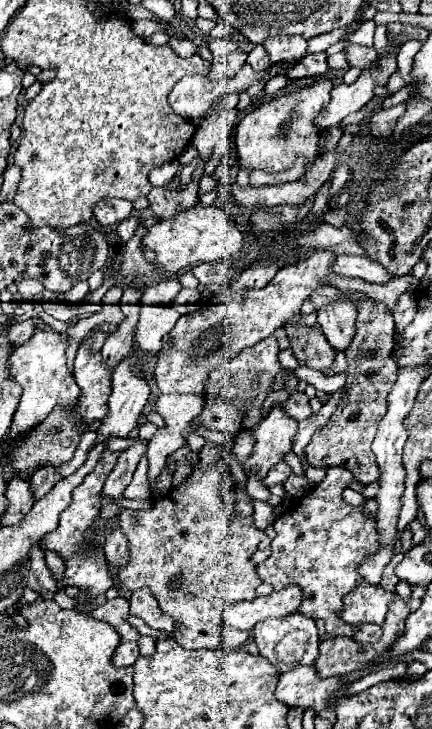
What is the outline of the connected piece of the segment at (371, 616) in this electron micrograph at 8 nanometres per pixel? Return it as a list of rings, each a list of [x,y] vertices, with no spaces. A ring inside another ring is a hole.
[[[364,582],[348,596],[344,596],[342,618],[350,624],[364,624],[364,622],[382,624],[388,614],[388,608],[396,598],[398,598],[396,592],[386,592],[380,586]]]

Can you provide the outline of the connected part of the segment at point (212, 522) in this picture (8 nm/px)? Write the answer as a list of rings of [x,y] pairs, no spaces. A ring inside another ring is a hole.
[[[184,444],[182,448],[178,448],[176,452],[172,452],[172,454],[168,456],[164,470],[162,470],[160,476],[156,478],[156,488],[154,488],[154,494],[152,494],[152,500],[150,500],[150,502],[152,502],[152,508],[144,508],[144,510],[122,510],[122,514],[120,514],[120,530],[122,530],[124,536],[128,538],[130,558],[128,558],[128,562],[126,562],[124,566],[118,566],[118,568],[114,570],[114,574],[116,574],[116,578],[122,582],[122,586],[126,586],[130,592],[140,590],[140,588],[144,588],[144,586],[148,586],[148,588],[152,590],[152,594],[154,594],[154,598],[158,600],[162,612],[168,614],[168,616],[172,616],[172,618],[176,620],[178,628],[172,632],[172,638],[174,638],[180,646],[184,646],[186,650],[216,650],[216,648],[222,648],[222,646],[224,646],[224,644],[222,644],[222,630],[220,630],[224,608],[256,596],[254,590],[260,586],[260,578],[256,576],[256,566],[250,562],[250,556],[256,552],[258,542],[266,538],[266,532],[256,528],[252,516],[246,516],[246,518],[234,516],[234,514],[232,514],[232,508],[226,506],[224,496],[228,494],[228,492],[226,492],[226,490],[228,490],[228,488],[226,488],[228,484],[226,484],[224,462],[218,458],[218,462],[210,464],[208,468],[202,468],[200,458],[190,458],[190,456],[188,456],[190,452],[192,452],[192,448],[190,448],[188,444]]]

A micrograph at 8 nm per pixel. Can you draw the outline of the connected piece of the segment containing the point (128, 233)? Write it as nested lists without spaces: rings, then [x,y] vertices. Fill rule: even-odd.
[[[128,218],[124,224],[120,224],[120,226],[118,226],[118,236],[120,236],[122,244],[126,244],[126,242],[134,236],[134,232],[136,232],[138,224],[140,224],[140,220],[138,220],[138,218]]]

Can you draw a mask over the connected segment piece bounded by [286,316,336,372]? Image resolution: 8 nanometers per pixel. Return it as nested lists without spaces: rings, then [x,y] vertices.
[[[300,316],[288,320],[286,324],[290,348],[294,350],[294,356],[300,364],[326,372],[334,366],[336,350],[328,344],[320,328],[308,328],[300,324]]]

